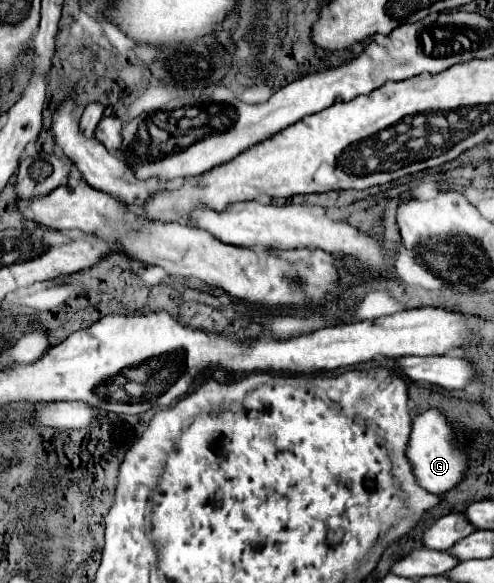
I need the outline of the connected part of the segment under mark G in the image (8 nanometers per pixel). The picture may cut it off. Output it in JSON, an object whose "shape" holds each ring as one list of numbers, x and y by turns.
{"shape":[[429,409,413,417,413,427,411,427,411,437,405,449,405,457,409,459,413,467,413,475,417,483,435,495,453,489,461,481,461,473,465,473,467,469,465,451,457,447,449,421,437,409]]}

